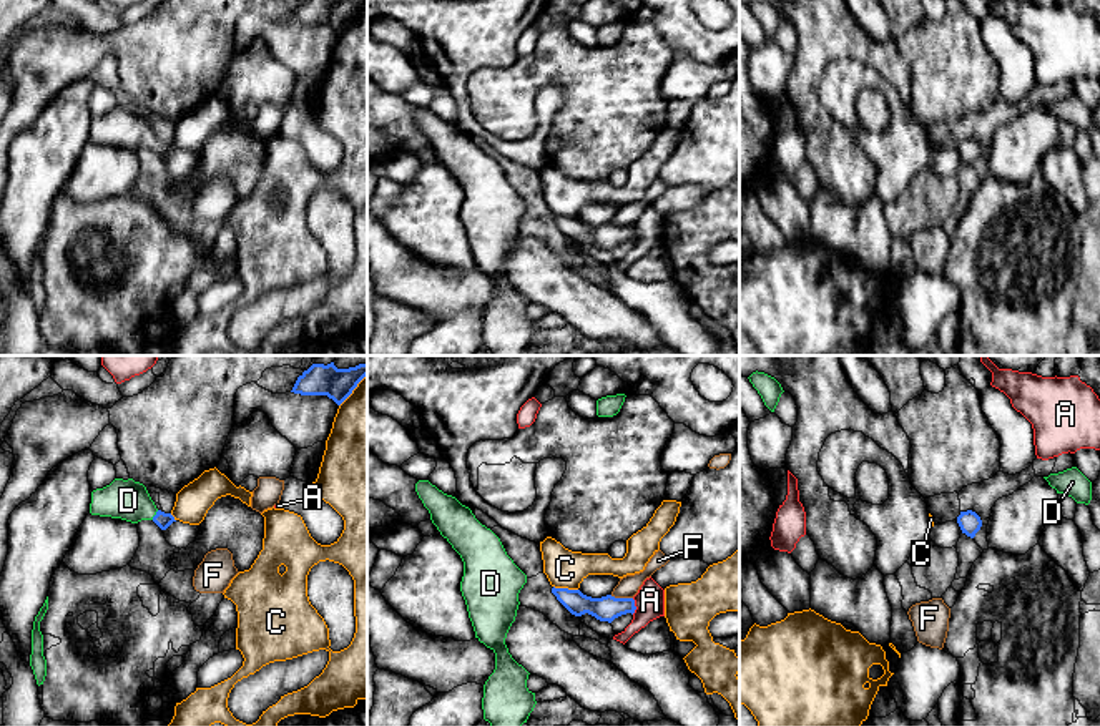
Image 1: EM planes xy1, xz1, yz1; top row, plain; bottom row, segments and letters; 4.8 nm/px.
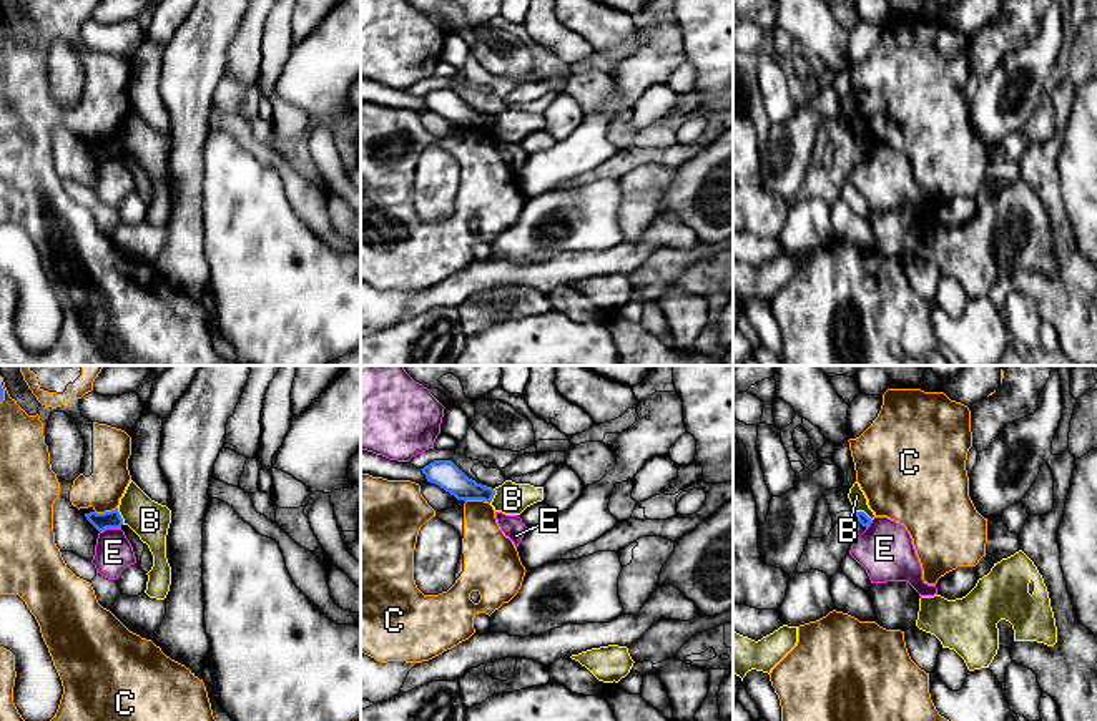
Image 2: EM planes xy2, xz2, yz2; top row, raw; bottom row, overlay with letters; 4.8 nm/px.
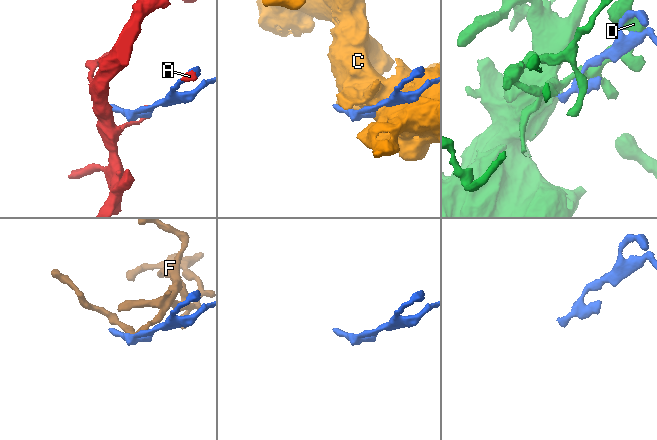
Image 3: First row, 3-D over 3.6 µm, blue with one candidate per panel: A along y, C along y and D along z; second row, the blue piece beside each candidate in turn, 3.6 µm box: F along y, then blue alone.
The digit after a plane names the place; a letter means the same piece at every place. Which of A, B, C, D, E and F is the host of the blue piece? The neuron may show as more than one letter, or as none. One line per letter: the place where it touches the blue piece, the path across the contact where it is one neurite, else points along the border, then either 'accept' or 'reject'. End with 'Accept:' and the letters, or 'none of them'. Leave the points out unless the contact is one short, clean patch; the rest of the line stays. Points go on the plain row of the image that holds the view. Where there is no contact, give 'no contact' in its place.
A: xz1 (635, 235) | reject
B: xy2 (120, 145) | reject
C: xz1 (565, 216) | reject
D: xy1 (155, 143) | across xy1 (163, 148), (155, 143), (128, 128) | accept
E: xy2 (110, 155) | reject
F: xz1 (622, 226) | along xz1 (610, 223), (632, 226) | reject
Accept: D

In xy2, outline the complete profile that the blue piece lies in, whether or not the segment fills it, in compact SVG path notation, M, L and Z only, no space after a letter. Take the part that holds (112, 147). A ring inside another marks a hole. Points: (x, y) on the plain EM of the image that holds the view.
M118 136L105 141L90 140L85 141L85 145L98 159L103 159L106 156L120 156L123 153L123 146Z

